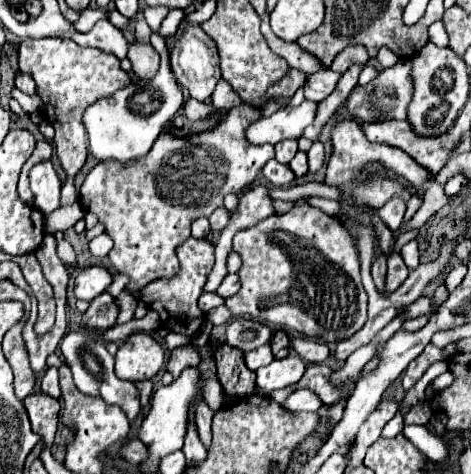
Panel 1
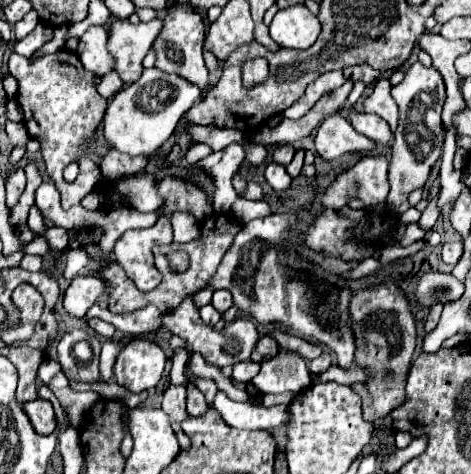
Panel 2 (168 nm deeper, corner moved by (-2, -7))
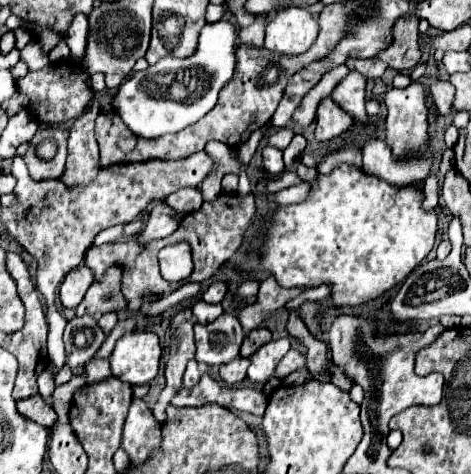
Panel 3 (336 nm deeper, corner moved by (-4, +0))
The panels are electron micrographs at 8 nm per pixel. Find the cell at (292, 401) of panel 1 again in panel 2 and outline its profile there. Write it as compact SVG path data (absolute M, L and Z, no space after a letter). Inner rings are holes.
M224 392L216 394L214 408L224 416L226 424L234 428L246 428L246 430L270 430L274 426L288 422L288 406L252 406L252 404L240 404L230 400Z

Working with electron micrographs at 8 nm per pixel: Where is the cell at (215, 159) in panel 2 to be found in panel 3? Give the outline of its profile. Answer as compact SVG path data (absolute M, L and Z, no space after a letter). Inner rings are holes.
M194 153L190 159L182 161L146 161L146 163L132 163L132 165L116 165L106 167L100 177L92 181L92 185L82 189L68 189L62 185L60 179L46 179L46 181L32 181L28 175L28 167L22 155L14 157L12 175L16 177L16 197L18 203L2 209L2 221L6 231L20 241L26 251L38 261L36 273L36 287L44 295L48 303L48 357L56 367L64 365L64 343L62 333L66 327L66 319L62 313L54 309L54 291L62 277L80 265L84 259L86 249L92 245L92 239L114 225L128 223L138 219L146 205L152 199L166 199L170 193L182 187L200 187L202 181L214 171L216 161L206 153Z

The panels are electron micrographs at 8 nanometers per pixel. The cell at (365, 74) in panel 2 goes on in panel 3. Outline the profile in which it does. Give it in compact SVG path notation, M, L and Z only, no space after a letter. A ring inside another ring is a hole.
M350 59L346 61L346 67L362 73L366 79L378 79L388 69L388 65L378 59Z

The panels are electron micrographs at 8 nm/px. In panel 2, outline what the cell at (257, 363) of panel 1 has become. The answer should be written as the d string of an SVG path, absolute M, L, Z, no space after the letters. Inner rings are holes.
M248 360L248 362L240 362L240 364L236 364L234 368L232 368L232 382L250 382L256 374L260 372L260 364L256 364L256 362L252 362L252 360Z

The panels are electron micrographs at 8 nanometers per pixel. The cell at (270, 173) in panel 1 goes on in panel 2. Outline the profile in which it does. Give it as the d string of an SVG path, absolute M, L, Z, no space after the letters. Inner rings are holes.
M270 162L266 166L266 180L268 180L268 184L274 190L286 190L290 186L290 182L292 182L292 178L286 172L286 168L280 166L280 164L276 164L276 162Z

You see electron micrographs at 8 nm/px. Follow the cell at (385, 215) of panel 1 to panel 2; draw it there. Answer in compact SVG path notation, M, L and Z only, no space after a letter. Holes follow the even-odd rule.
M414 62L410 70L406 72L406 78L392 88L392 98L398 104L400 110L400 124L394 132L394 144L392 144L392 158L388 168L388 182L390 182L390 194L388 194L388 206L400 216L404 214L408 204L408 194L416 188L422 188L428 180L430 168L442 154L444 144L444 132L442 132L442 106L444 106L444 82L436 68L424 68L420 62Z

